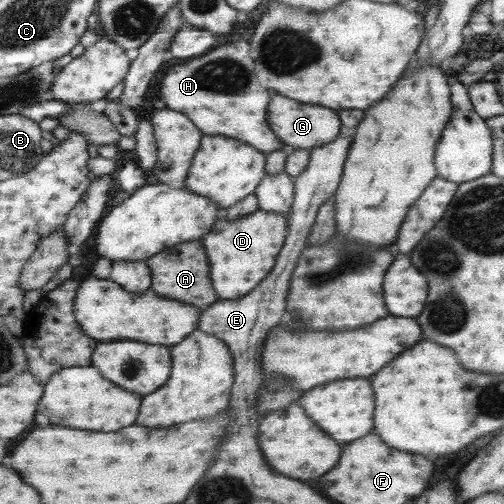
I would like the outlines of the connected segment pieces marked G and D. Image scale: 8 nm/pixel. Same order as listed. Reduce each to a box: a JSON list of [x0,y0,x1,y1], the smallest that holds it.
[[266,96,339,151],[203,209,286,300]]

